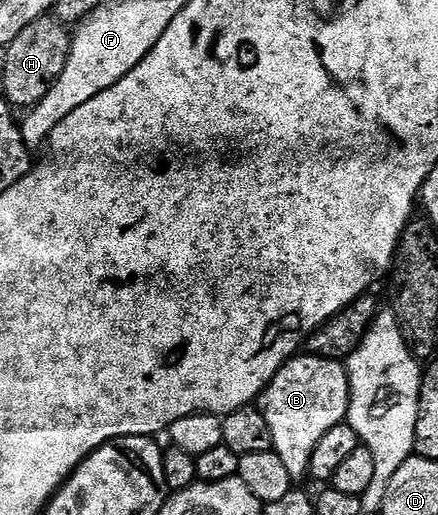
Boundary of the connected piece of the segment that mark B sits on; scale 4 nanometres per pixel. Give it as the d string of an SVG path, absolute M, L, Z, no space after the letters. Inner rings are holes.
M299 353L289 359L272 377L272 381L263 389L256 400L258 410L264 413L264 421L268 421L268 429L272 429L272 445L280 461L288 468L291 480L306 479L310 473L312 451L328 433L328 429L336 429L336 425L347 422L350 414L350 382L345 362L337 359L325 359L309 353Z

